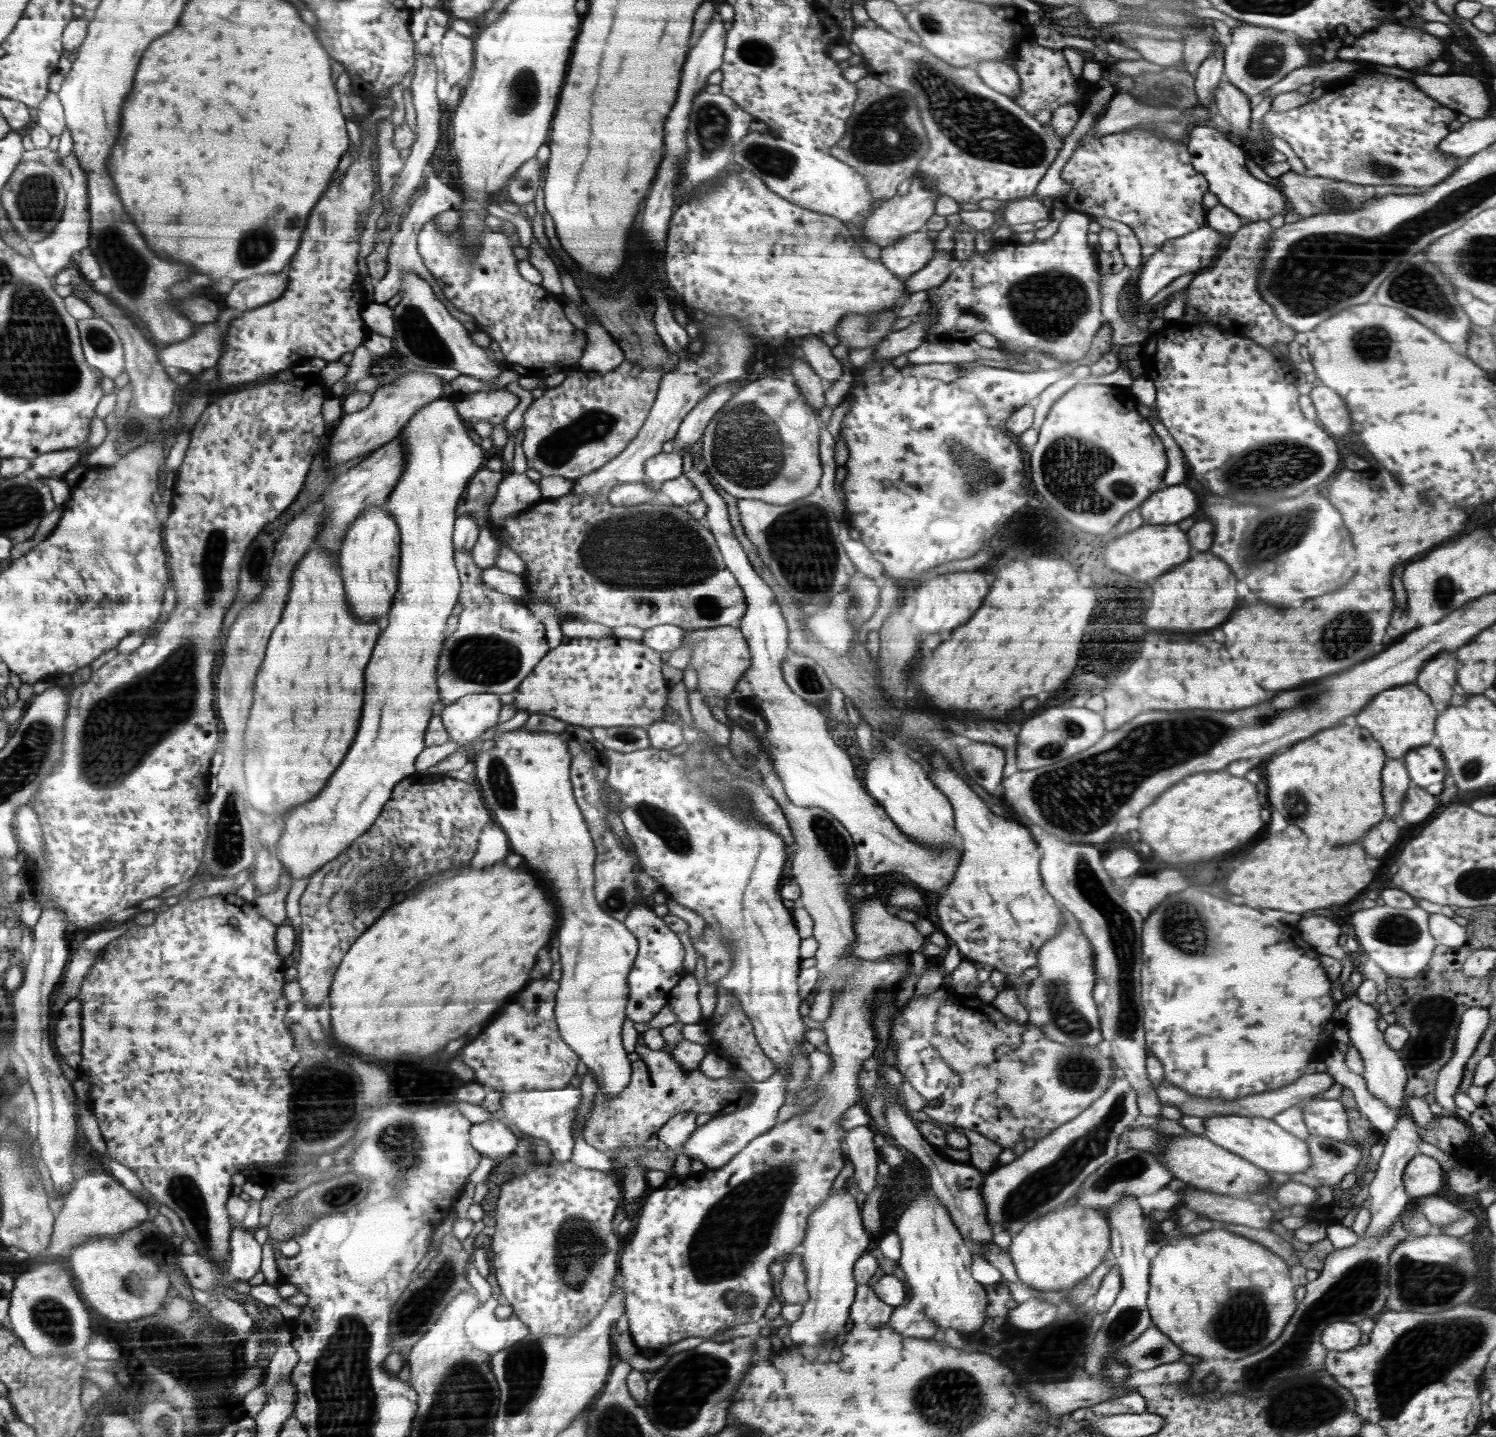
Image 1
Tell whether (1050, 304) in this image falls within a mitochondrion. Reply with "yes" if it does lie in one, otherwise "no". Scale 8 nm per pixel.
yes

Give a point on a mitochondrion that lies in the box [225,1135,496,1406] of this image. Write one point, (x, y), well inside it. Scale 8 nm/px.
(419, 1307)

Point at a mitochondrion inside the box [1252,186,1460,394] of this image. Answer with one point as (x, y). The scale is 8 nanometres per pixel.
(1413, 286)

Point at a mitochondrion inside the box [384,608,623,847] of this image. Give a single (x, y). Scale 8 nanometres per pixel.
(480, 659)

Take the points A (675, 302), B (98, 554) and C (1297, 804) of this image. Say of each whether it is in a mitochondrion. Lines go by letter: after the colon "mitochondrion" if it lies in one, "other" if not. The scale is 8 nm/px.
A: other
B: mitochondrion
C: mitochondrion

